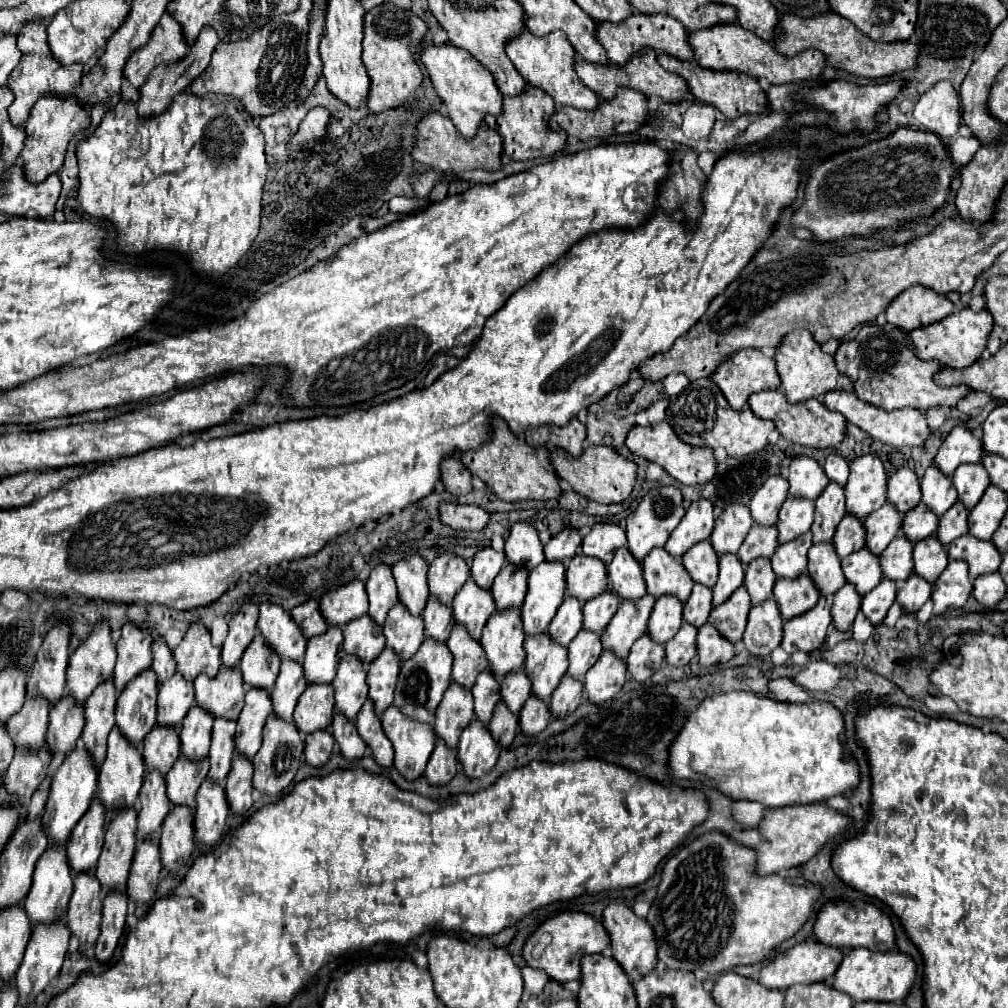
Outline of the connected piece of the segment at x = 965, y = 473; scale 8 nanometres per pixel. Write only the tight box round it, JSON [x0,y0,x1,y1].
[952,462,990,510]

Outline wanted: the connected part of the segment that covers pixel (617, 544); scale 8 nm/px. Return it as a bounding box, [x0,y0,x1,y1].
[582,524,626,564]

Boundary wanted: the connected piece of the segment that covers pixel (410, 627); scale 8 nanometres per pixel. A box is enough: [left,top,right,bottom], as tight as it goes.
[384,602,424,662]

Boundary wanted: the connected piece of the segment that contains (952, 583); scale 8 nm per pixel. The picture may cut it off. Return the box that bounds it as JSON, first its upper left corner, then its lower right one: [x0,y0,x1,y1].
[932,560,972,616]

